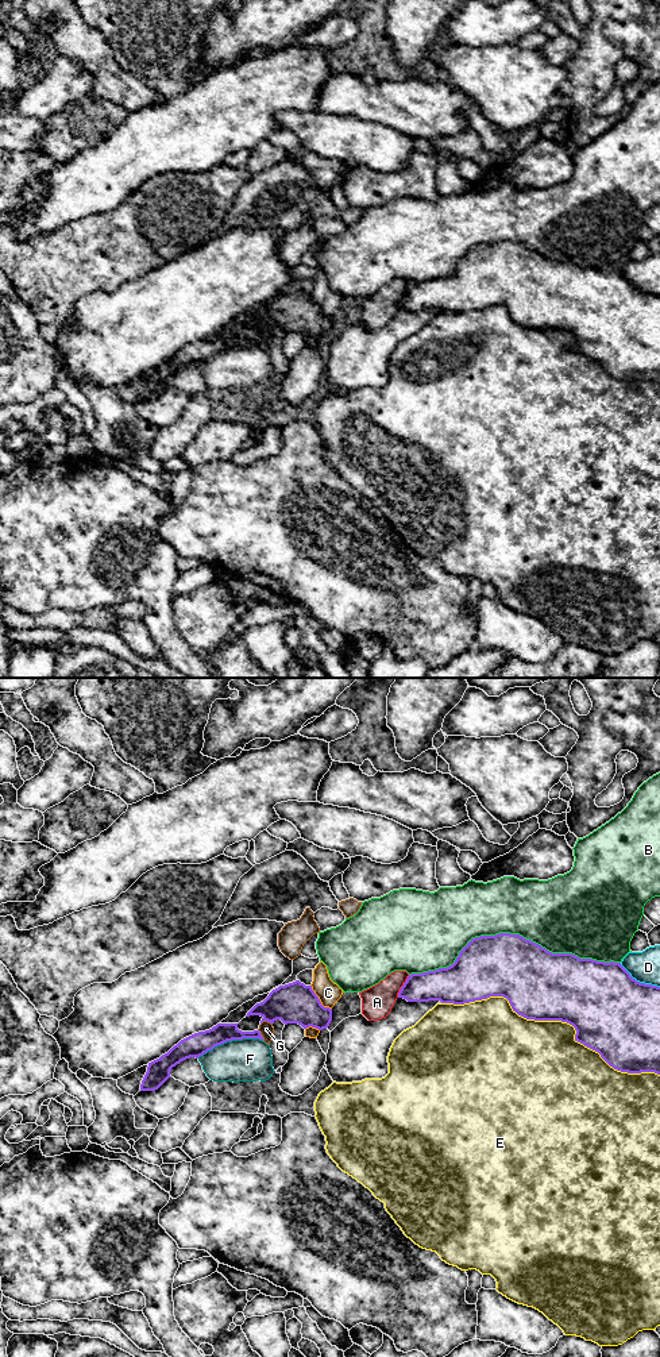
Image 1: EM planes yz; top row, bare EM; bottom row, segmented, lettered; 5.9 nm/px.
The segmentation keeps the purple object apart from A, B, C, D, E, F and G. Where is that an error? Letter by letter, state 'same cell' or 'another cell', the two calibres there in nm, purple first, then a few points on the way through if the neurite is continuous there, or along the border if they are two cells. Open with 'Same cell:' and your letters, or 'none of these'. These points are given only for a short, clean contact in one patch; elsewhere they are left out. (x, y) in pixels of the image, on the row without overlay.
Same cell: C
A: another cell; calibres 200 and 190 nm
B: another cell; calibres 380 and 380 nm
C: same cell; calibres 240 and 140 nm
D: another cell; calibres 480 and 180 nm
E: another cell; calibres 420 and 460 nm
F: another cell; calibres 140 and 260 nm
G: another cell; calibres 240 and 90 nm; border yz (271, 331), (263, 330), (261, 332)

